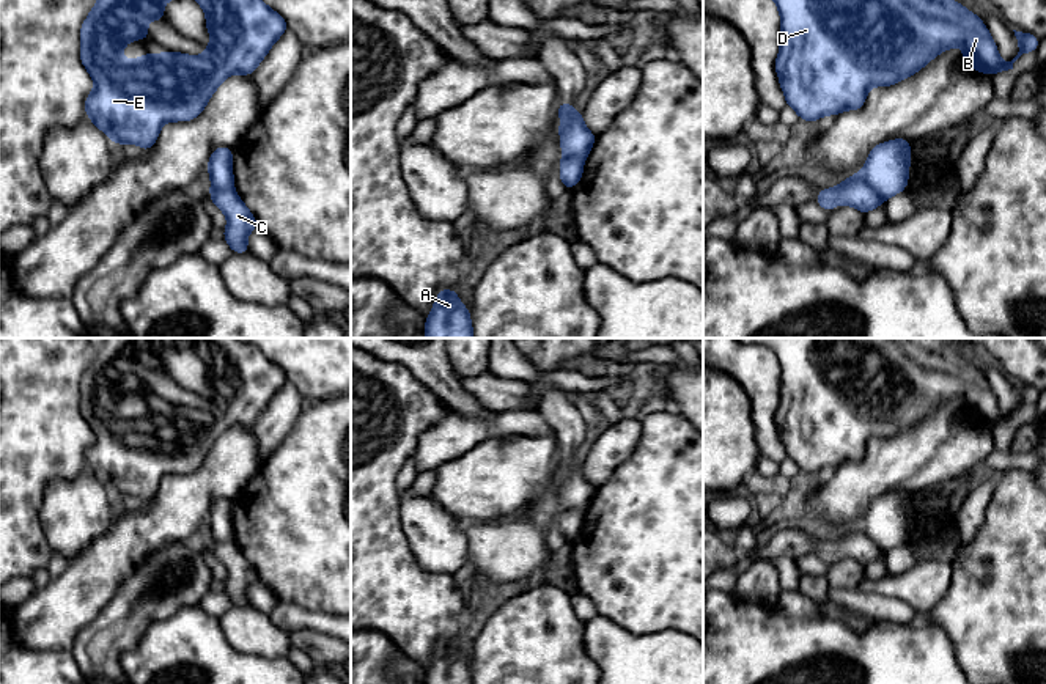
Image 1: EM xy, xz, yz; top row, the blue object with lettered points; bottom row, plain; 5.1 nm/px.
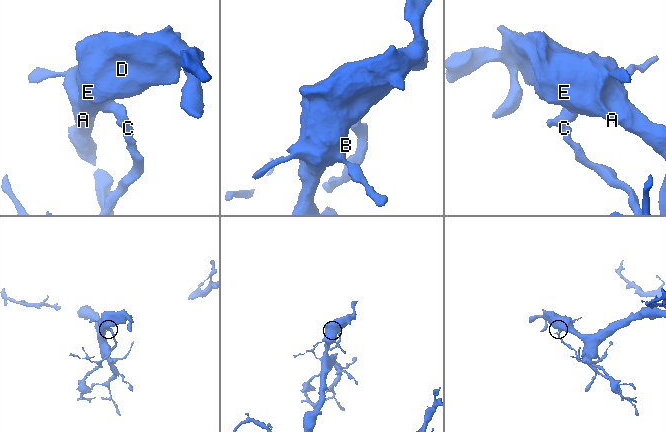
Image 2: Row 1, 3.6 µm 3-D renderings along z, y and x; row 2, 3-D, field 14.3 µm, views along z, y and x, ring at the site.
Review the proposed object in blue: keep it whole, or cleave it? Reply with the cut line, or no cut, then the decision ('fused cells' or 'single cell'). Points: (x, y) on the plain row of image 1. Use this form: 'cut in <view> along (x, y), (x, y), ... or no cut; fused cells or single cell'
cut in yz along (858, 525), (884, 551); fused cells

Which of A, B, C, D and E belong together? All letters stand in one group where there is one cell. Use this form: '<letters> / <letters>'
A B D E / C

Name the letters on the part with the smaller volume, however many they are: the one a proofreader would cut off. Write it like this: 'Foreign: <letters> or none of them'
Foreign: C

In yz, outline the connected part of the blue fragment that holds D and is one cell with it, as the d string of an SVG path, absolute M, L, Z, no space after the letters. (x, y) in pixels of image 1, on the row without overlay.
M738 338L742 343L769 348L780 365L780 403L775 412L775 425L782 443L801 472L818 473L826 467L838 467L845 462L859 462L865 456L871 439L890 439L914 428L936 407L955 398L963 399L963 412L978 425L994 428L999 423L1013 421L1013 415L1027 404L1038 401L1040 390L1030 385L1015 384L1019 395L1018 407L1005 415L983 373L967 363L959 354L953 354L930 338Z

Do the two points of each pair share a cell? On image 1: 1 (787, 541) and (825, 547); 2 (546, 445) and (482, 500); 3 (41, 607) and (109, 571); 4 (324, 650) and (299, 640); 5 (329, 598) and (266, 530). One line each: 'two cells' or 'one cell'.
1: one cell
2: one cell
3: one cell
4: one cell
5: one cell

